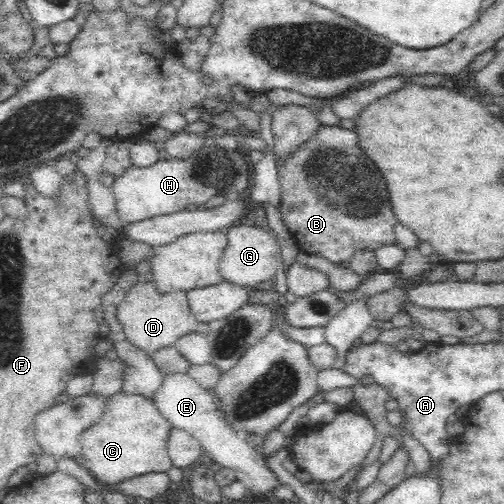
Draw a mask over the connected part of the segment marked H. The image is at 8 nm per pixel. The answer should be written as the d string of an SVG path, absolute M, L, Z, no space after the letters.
M206 142L202 148L190 158L171 158L156 160L156 164L146 167L131 166L124 174L115 178L111 192L116 199L116 212L124 226L147 218L180 212L189 204L204 205L215 195L223 195L226 199L242 197L248 191L248 185L253 174L254 164L242 147L235 150L224 150L217 143Z

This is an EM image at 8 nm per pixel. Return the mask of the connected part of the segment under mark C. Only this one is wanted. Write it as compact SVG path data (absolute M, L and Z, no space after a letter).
M121 390L108 397L104 414L96 424L80 434L78 446L82 452L77 458L94 478L114 487L122 480L149 472L168 472L172 459L168 456L167 442L173 426L157 409L153 399L128 394Z

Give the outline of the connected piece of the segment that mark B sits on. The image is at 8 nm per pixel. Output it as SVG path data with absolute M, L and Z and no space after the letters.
M322 125L308 141L291 152L287 159L282 161L280 157L275 157L280 195L282 195L279 212L295 244L300 251L318 254L334 264L349 261L352 254L360 248L376 250L379 246L396 243L394 227L398 222L390 208L390 194L376 166L372 164L366 166L366 162L362 166L362 160L368 158L359 147L359 140L354 130L346 130L340 125Z

